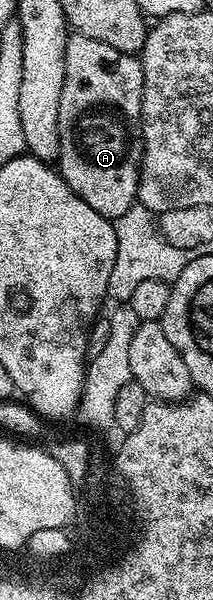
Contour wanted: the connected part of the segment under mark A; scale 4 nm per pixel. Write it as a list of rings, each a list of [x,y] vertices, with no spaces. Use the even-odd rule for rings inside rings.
[[[70,33],[65,40],[65,79],[59,96],[59,152],[55,162],[66,184],[95,212],[114,220],[123,216],[137,202],[137,185],[141,175],[141,101],[143,68],[137,54],[119,52],[103,40]],[[100,106],[121,114],[89,114]]]

